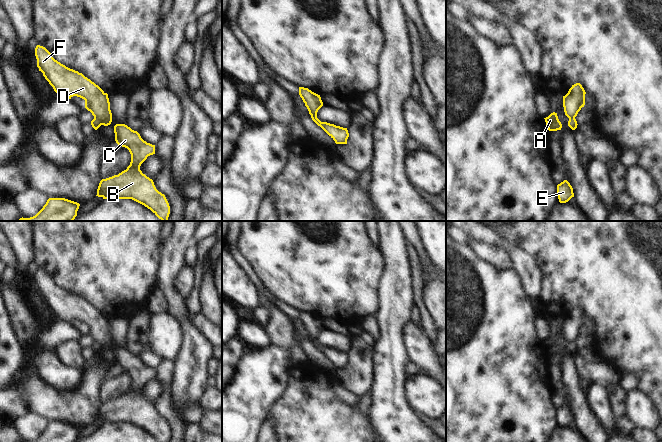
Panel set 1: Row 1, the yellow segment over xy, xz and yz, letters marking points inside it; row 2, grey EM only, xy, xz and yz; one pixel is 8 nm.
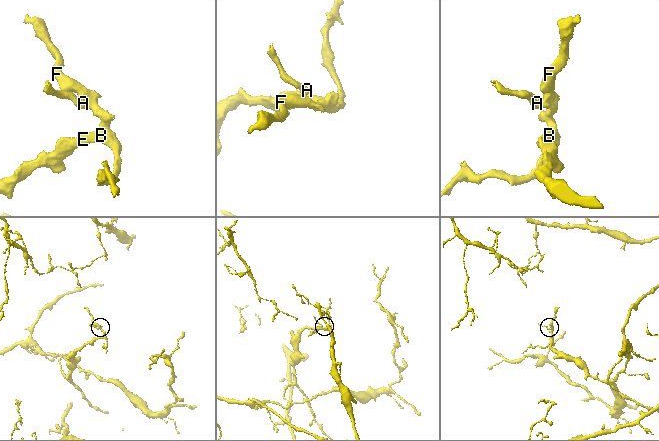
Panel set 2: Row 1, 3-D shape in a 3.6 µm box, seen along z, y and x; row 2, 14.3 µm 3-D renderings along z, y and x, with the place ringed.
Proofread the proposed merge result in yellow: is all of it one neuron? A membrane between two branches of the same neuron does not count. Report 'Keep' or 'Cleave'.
Cleave

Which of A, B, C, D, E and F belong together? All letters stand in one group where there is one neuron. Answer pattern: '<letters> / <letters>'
A / B C D E F

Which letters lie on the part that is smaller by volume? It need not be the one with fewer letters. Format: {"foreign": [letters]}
{"foreign": ["A"]}

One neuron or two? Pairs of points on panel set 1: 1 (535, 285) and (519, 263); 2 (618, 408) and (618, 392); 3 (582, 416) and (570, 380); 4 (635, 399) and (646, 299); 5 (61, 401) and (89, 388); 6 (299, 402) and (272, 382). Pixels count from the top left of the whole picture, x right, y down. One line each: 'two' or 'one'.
1: one
2: one
3: one
4: two
5: one
6: two

